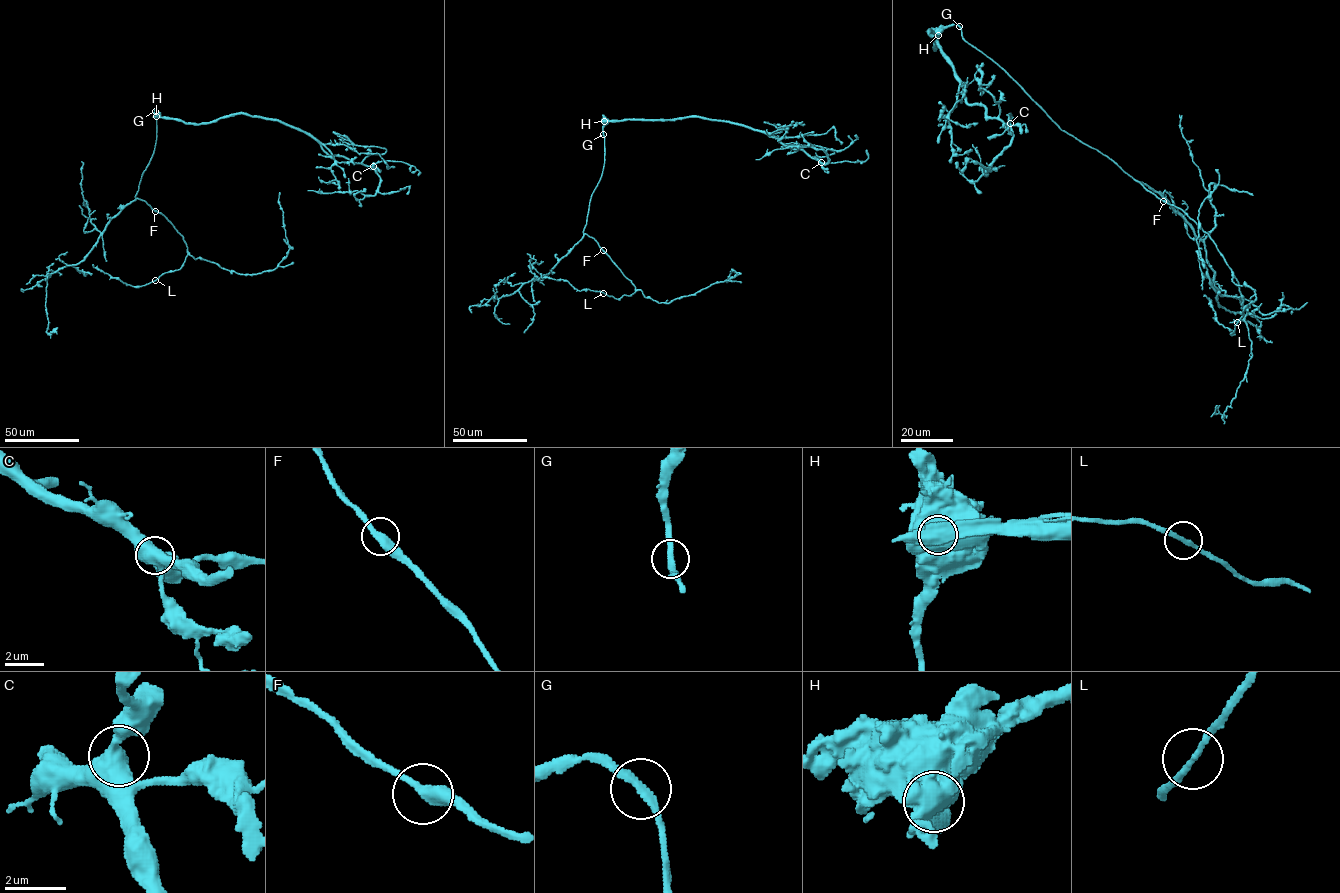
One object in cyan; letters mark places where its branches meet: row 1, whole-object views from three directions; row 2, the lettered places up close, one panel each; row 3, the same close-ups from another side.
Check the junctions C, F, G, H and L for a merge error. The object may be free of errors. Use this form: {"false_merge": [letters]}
{"false_merge": ["H"]}

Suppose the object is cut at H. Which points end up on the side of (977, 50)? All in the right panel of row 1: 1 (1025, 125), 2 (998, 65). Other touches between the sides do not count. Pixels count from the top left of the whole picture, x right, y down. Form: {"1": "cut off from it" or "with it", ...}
{"1": "cut off from it", "2": "with it"}

